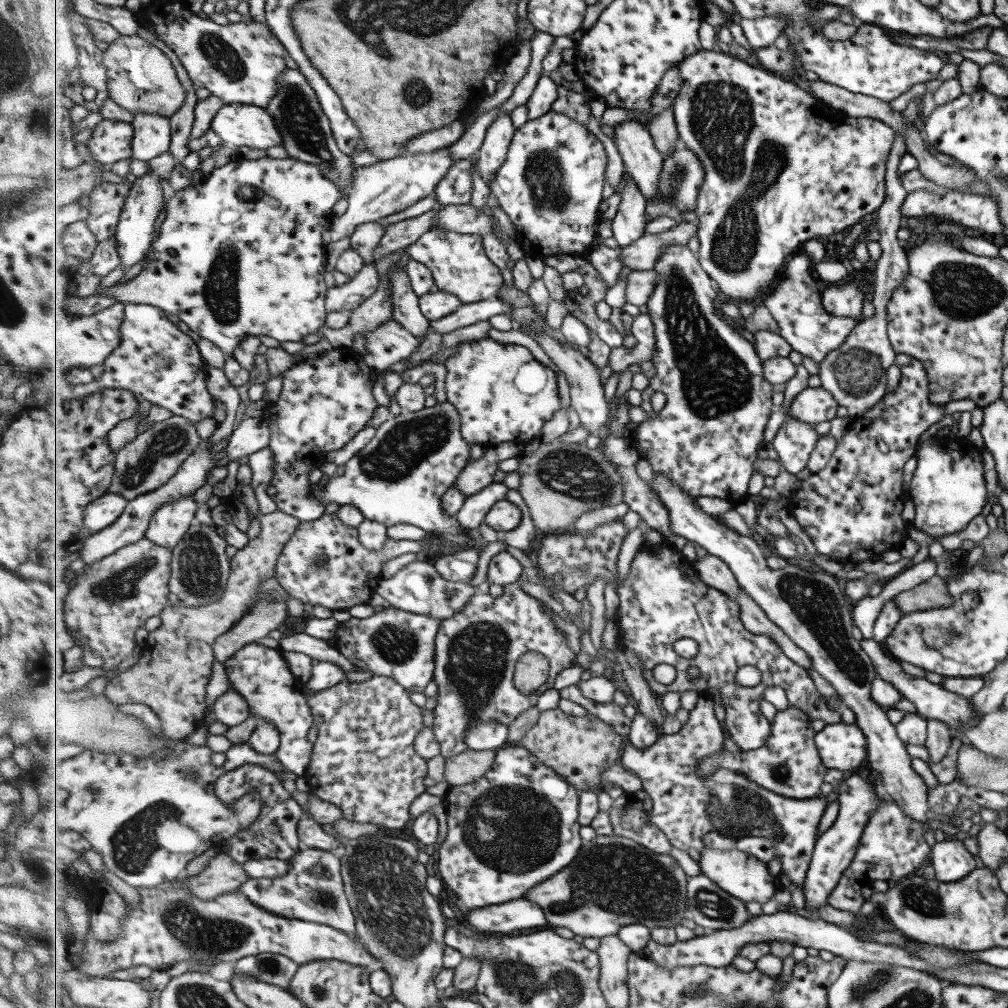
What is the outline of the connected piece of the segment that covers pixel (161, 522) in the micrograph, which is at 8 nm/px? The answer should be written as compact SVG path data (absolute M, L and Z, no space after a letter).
M192 496L180 498L177 502L162 506L154 518L147 537L166 548L178 548L189 530L197 523L198 502Z

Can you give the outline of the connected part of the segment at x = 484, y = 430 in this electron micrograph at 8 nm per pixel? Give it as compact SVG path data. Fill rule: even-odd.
M491 338L462 342L457 352L445 360L450 367L448 374L448 398L462 411L463 433L471 444L479 444L485 450L502 443L521 441L526 443L540 439L546 422L554 418L554 412L562 408L560 380L552 368L540 362L534 354L520 344L501 344Z

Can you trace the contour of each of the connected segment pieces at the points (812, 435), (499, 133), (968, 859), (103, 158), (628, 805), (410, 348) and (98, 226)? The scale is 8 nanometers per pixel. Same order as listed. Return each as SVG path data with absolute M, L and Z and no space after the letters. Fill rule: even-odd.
M790 417L781 426L779 433L775 436L773 446L781 459L782 467L794 474L800 474L804 468L809 467L809 462L814 454L814 446L818 442L820 435L816 433L814 424L807 424L797 420L796 417Z
M502 113L488 129L485 144L480 150L480 172L485 183L491 189L493 176L507 162L511 145L518 129L514 124L512 113Z
M939 838L931 853L935 878L942 882L960 880L976 868L975 856L966 849L963 840Z
M104 119L86 141L94 158L102 164L116 164L134 158L134 123Z
M648 791L624 792L610 808L615 834L637 840L656 852L673 854L670 837L656 823L650 823L652 812L654 799Z
M395 315L376 332L362 332L362 335L368 339L366 360L376 372L383 372L396 362L408 360L420 351L423 344L423 340L398 322Z
M105 182L102 186L97 186L91 194L93 216L87 222L100 242L117 236L130 192L128 184Z

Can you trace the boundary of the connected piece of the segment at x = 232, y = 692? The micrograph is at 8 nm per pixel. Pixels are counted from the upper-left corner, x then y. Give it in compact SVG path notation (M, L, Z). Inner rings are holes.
M232 687L217 698L213 708L216 720L228 727L238 726L250 718L250 702Z

